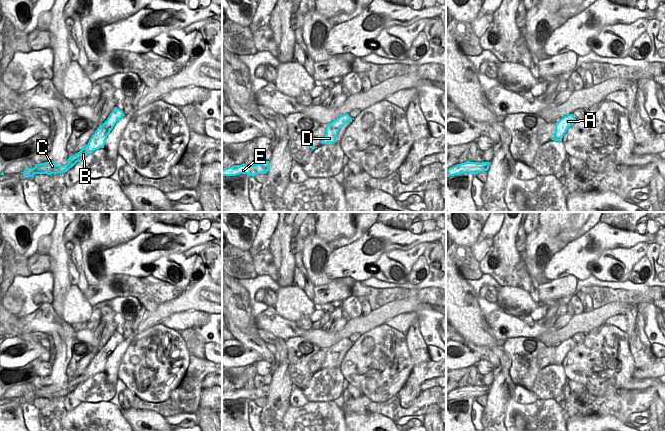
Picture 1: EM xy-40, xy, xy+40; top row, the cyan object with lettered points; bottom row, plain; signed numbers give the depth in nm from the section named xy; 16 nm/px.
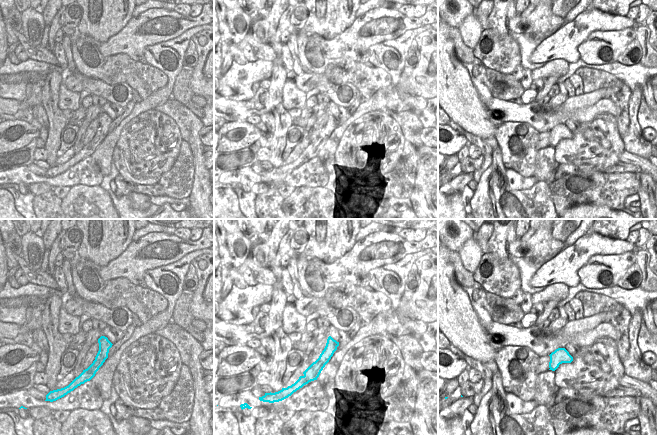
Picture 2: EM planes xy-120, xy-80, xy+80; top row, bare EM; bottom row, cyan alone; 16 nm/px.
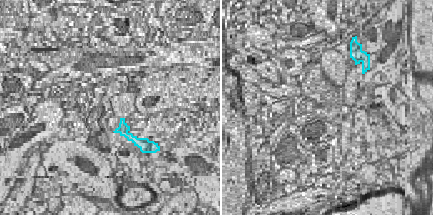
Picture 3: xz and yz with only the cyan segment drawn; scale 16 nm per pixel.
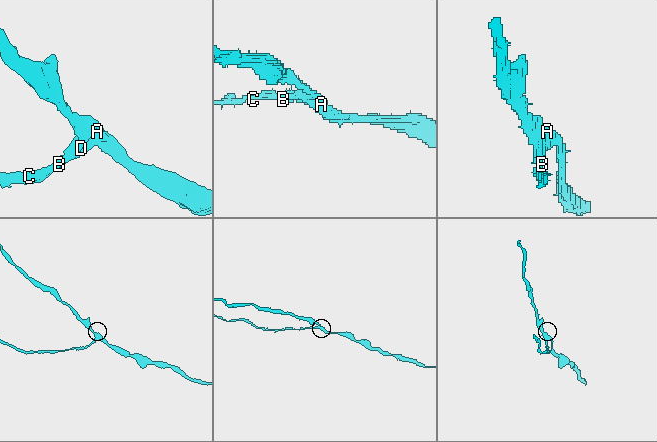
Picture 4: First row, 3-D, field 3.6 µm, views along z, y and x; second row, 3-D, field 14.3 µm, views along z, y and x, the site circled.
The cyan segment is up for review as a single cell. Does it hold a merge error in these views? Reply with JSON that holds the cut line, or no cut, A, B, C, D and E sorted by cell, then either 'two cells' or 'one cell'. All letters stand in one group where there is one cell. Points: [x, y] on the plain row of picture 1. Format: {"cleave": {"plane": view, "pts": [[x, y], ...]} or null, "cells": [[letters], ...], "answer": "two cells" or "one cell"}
{"cleave": {"plane": "xy", "pts": [[329, 347], [330, 351], [337, 357]]}, "cells": [["A"], ["B", "C", "D", "E"]], "answer": "two cells"}

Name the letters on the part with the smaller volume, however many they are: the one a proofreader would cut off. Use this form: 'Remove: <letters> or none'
Remove: B, C, D, E

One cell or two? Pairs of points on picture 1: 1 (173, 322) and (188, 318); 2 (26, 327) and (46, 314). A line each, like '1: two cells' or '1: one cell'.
1: one cell
2: one cell

